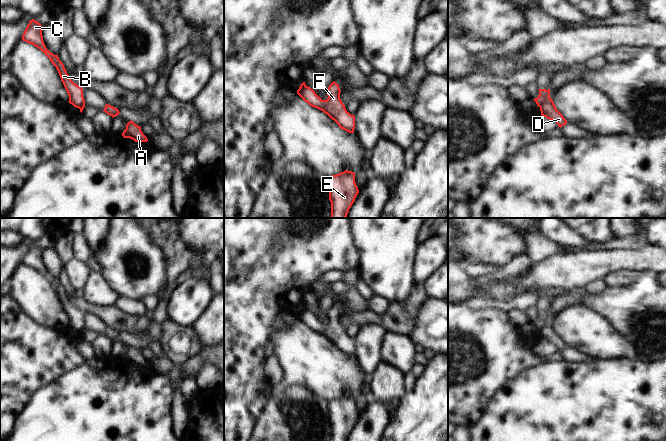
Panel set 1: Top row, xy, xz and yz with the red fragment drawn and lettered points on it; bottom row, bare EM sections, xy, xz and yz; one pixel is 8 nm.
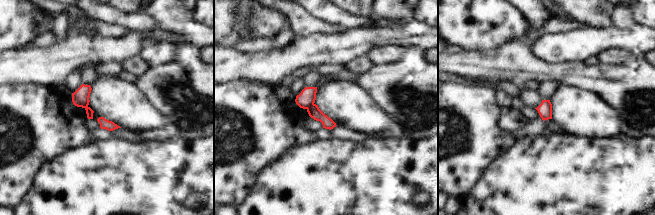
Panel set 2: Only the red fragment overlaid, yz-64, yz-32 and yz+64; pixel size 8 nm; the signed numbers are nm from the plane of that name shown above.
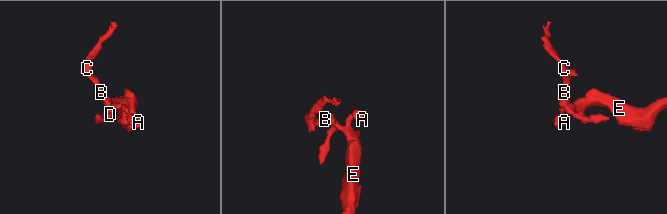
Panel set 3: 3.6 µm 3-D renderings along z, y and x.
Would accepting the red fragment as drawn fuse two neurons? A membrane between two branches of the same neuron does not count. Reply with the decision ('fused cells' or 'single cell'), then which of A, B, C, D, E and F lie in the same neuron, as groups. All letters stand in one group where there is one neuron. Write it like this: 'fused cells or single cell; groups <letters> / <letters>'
fused cells; groups A D E F / B C

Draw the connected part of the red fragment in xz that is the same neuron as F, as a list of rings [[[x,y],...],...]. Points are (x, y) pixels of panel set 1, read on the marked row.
[[[332,82],[327,89],[326,100],[322,100],[313,89],[305,86],[297,90],[297,94],[310,106],[317,108],[334,120],[338,126],[349,132],[354,133],[355,116],[351,115],[345,108],[340,99],[341,90],[336,82]]]

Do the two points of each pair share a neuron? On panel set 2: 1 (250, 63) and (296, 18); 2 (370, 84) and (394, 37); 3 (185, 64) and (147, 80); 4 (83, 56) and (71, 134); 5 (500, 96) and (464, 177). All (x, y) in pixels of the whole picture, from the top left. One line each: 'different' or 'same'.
1: different
2: different
3: same
4: different
5: different

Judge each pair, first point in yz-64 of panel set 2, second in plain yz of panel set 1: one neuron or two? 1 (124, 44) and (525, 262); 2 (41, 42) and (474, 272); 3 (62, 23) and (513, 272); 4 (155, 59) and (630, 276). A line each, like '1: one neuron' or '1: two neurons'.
1: two neurons
2: one neuron
3: one neuron
4: one neuron

